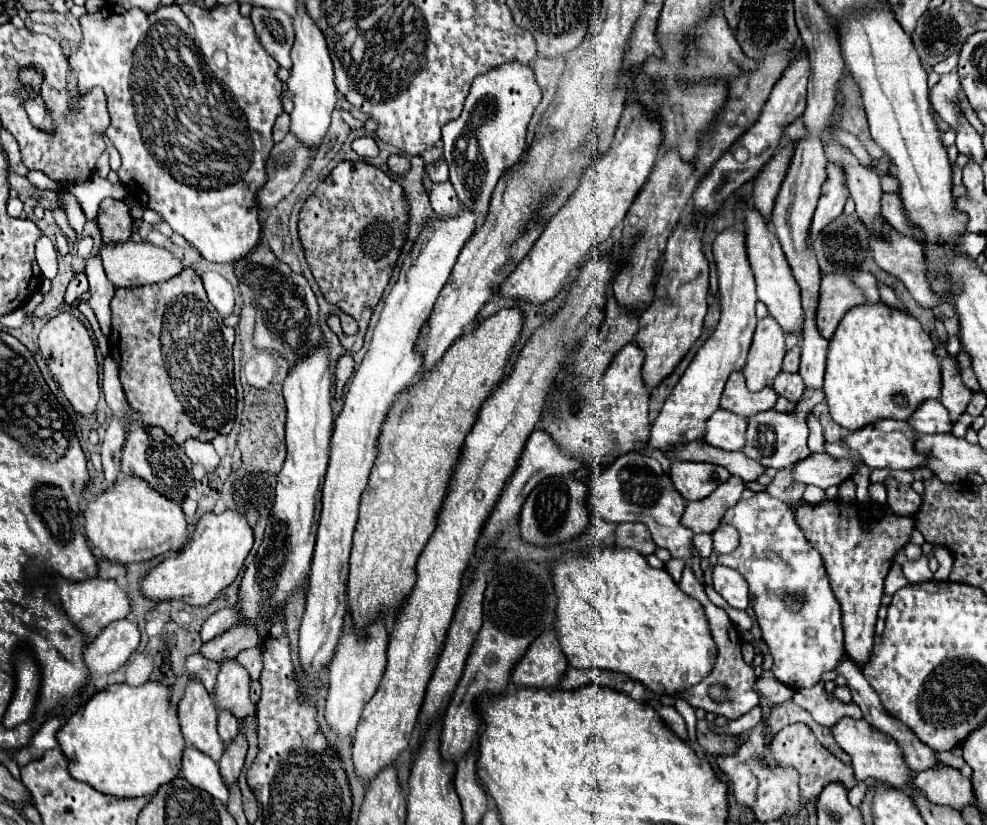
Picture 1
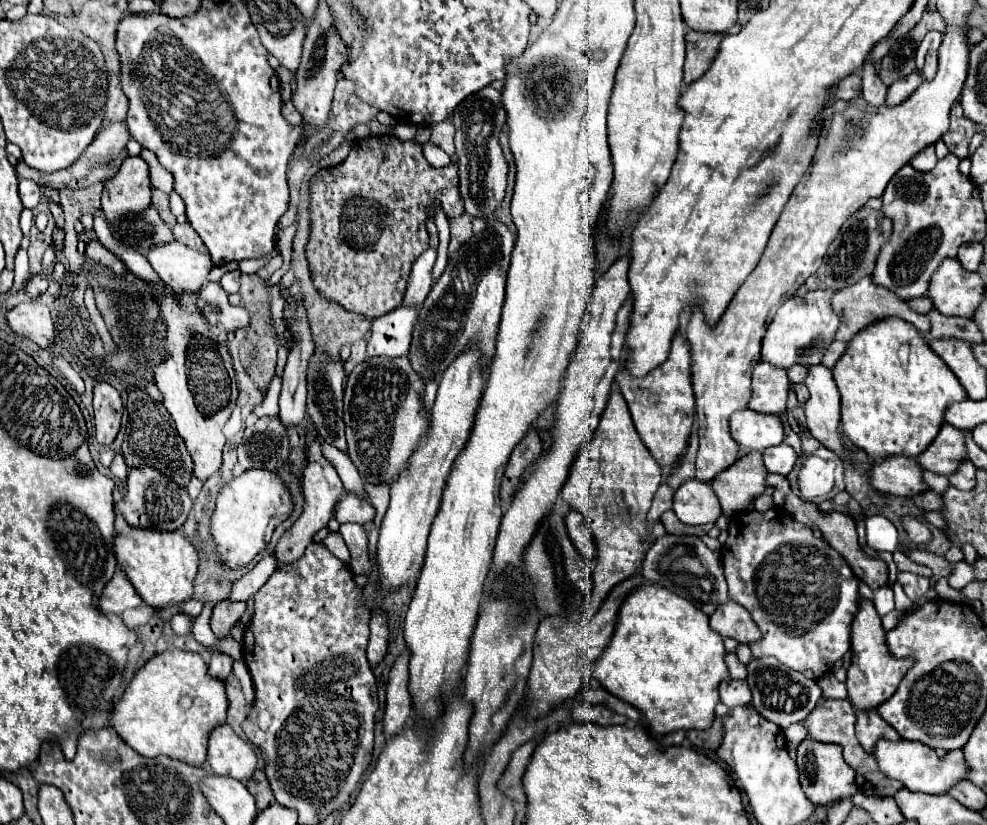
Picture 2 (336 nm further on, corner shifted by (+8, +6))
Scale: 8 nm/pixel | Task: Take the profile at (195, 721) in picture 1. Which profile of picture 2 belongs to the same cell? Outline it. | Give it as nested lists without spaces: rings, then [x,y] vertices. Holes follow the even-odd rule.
[[[219,725],[209,737],[207,769],[215,775],[249,779],[255,773],[257,755],[251,745],[235,735],[229,725]]]

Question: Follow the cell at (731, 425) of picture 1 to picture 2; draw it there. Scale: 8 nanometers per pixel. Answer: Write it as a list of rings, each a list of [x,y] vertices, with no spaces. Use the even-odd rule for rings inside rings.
[[[751,409],[735,413],[729,421],[731,435],[741,447],[765,451],[783,441],[783,421],[779,415],[763,415]]]

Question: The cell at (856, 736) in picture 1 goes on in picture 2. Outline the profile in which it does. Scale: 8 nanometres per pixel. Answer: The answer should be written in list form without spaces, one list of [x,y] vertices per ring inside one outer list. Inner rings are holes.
[[[879,741],[875,747],[875,759],[879,763],[879,769],[887,775],[893,777],[897,781],[901,781],[909,791],[921,791],[921,793],[929,793],[929,795],[939,795],[939,793],[949,793],[951,787],[955,787],[959,781],[967,779],[969,767],[963,759],[963,751],[955,749],[949,751],[943,759],[937,757],[937,753],[919,743],[919,741]]]

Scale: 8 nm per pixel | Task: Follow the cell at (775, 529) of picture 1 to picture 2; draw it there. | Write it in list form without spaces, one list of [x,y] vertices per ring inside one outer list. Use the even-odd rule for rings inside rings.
[[[769,509],[763,515],[745,513],[733,519],[729,523],[729,539],[723,545],[723,571],[731,601],[745,607],[763,633],[763,639],[751,645],[753,657],[771,655],[789,669],[795,669],[809,679],[819,679],[823,673],[829,673],[851,647],[851,623],[861,601],[859,581],[847,561],[831,549],[823,537],[815,537],[811,529],[795,521],[785,525],[783,519],[785,517],[775,509]]]

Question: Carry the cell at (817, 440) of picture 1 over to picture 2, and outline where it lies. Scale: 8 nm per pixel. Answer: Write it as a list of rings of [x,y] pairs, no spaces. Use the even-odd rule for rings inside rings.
[[[761,361],[753,371],[753,397],[749,409],[757,413],[783,413],[787,403],[787,369],[775,369]]]

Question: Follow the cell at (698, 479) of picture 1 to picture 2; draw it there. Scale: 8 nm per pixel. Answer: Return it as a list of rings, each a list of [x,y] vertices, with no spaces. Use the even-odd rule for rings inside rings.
[[[689,479],[673,495],[673,511],[681,523],[705,525],[715,523],[721,515],[719,499],[709,483]]]

